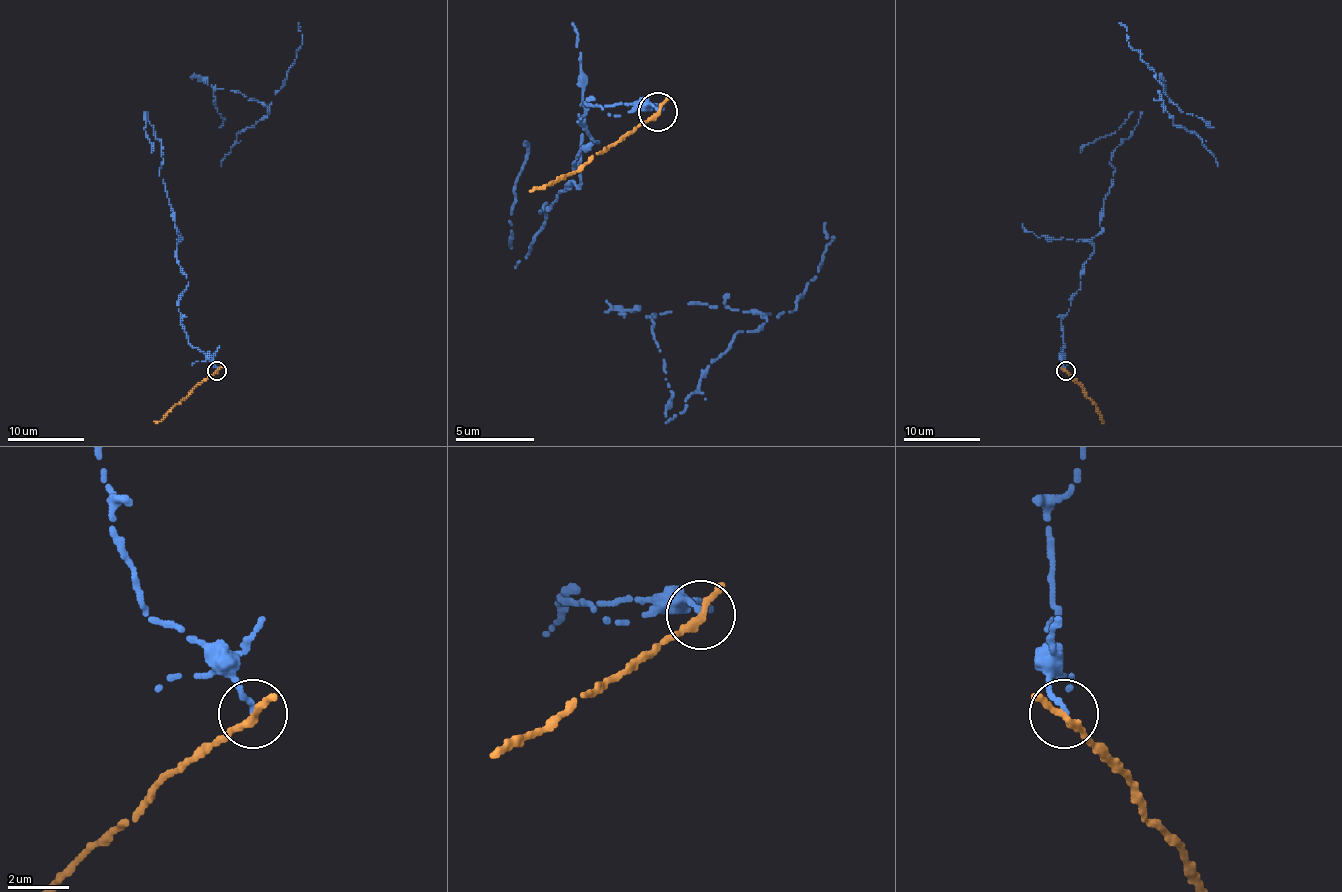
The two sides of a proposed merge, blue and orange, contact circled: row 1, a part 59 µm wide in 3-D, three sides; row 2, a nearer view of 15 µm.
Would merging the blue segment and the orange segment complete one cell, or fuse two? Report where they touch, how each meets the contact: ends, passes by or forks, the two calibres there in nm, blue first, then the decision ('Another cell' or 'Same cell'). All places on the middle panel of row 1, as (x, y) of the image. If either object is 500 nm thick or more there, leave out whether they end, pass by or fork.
Place: (658, 112). At the ring blue ends. At the ring orange passes by. Thickness 200 nm (blue) against 240 nm. Another cell

